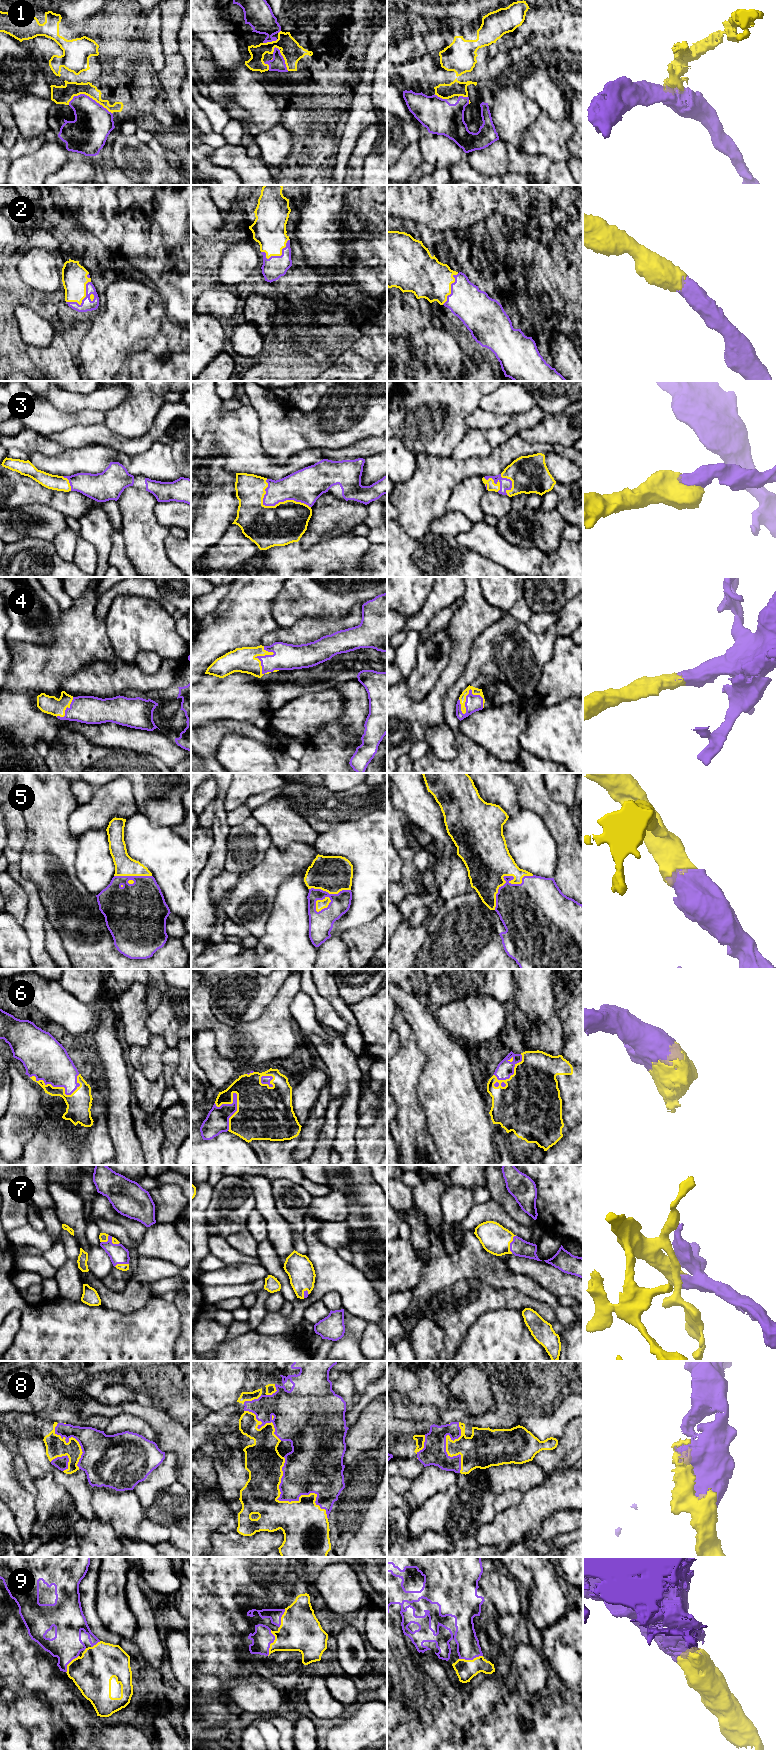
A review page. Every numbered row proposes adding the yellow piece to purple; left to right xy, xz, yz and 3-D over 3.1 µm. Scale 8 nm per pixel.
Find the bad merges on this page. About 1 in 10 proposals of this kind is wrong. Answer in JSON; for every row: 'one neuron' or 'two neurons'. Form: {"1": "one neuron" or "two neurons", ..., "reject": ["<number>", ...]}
{"1": "two neurons", "2": "one neuron", "3": "one neuron", "4": "one neuron", "5": "one neuron", "6": "one neuron", "7": "one neuron", "8": "one neuron", "9": "one neuron", "reject": ["1"]}

